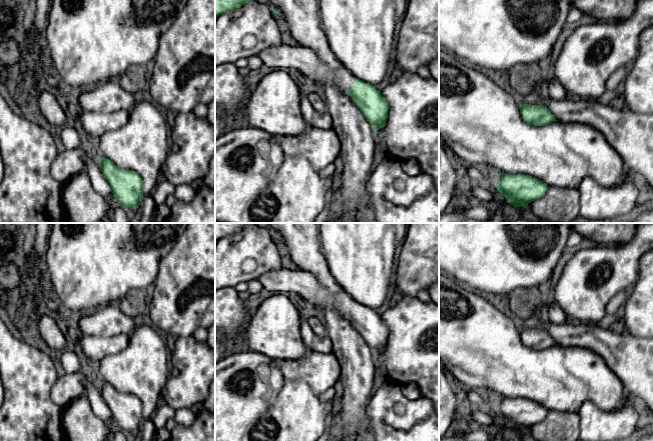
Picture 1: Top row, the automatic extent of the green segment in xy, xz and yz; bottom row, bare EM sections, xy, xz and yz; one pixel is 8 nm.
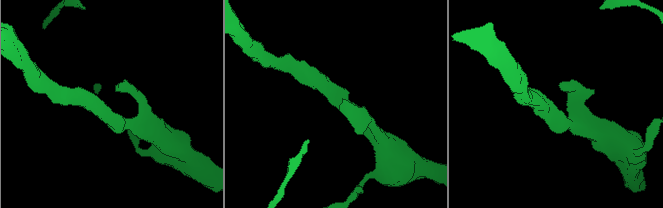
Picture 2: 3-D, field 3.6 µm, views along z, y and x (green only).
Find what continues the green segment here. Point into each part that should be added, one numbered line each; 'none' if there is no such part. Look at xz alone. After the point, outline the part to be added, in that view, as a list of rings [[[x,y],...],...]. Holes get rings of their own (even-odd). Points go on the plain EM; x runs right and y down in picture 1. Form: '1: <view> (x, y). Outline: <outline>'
1: xz (286, 279). Outline: [[[286,265],[280,269],[272,270],[257,278],[257,280],[262,284],[263,289],[282,294],[286,292],[294,292],[314,306],[326,306],[328,308],[333,308],[346,319],[348,319],[348,315],[354,309],[355,301],[346,292],[341,291],[332,294],[321,285],[319,280],[313,274],[295,269],[291,266]]]

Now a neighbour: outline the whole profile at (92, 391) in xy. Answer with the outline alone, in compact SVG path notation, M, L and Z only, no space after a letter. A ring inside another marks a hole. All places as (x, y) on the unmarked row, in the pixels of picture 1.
M92 376L83 379L85 395L88 398L93 412L107 423L113 421L112 413L101 396L99 386Z

